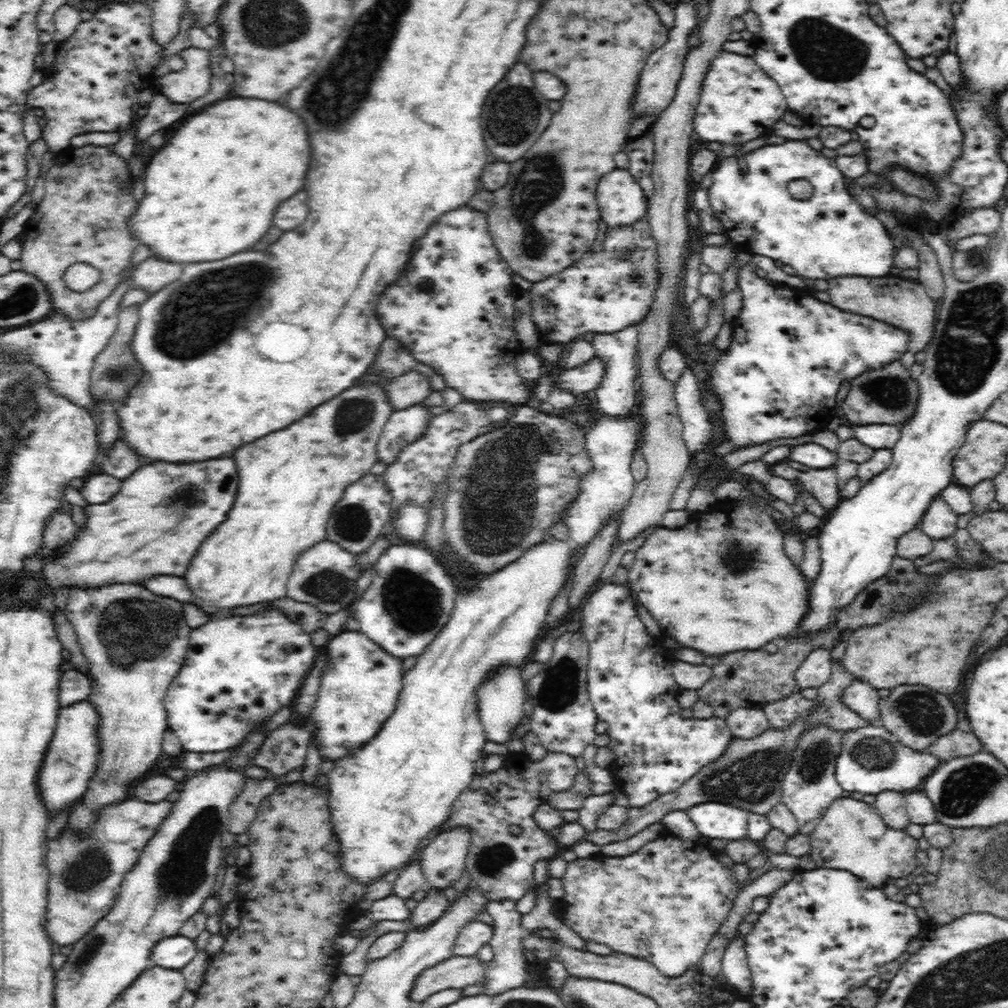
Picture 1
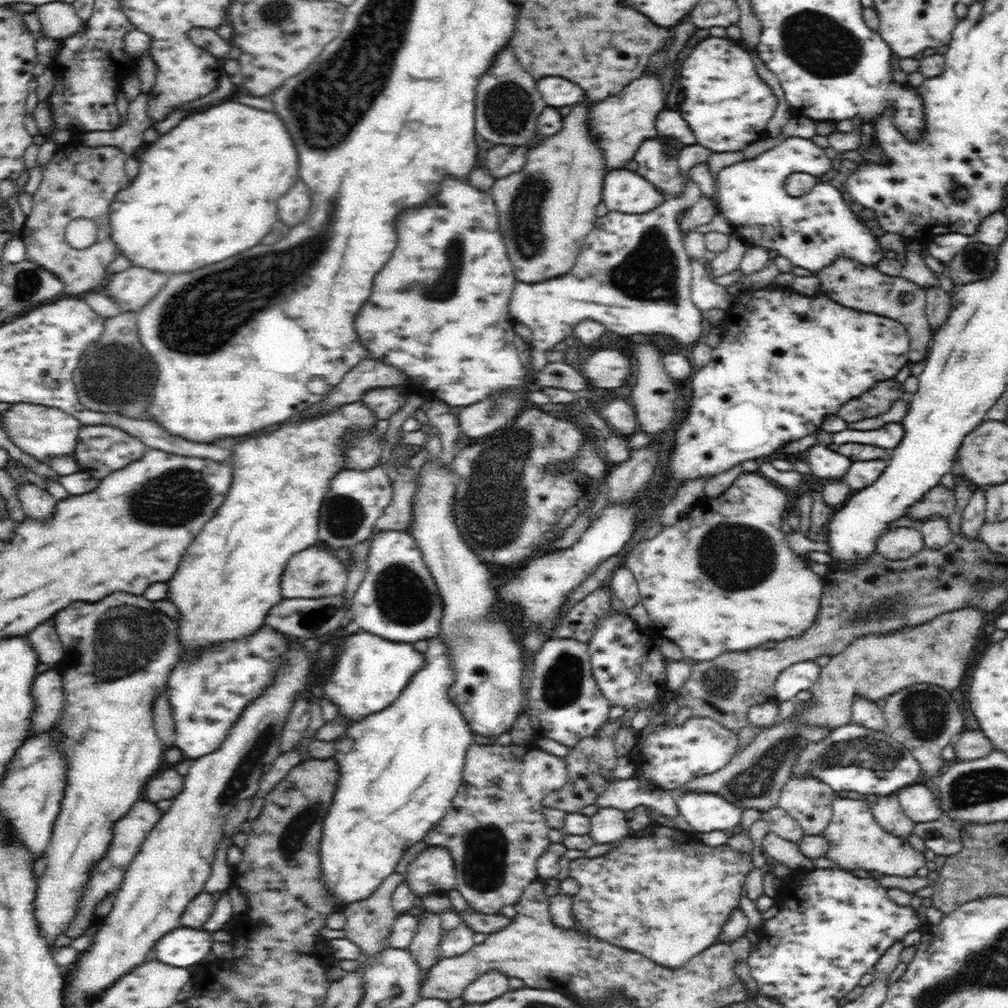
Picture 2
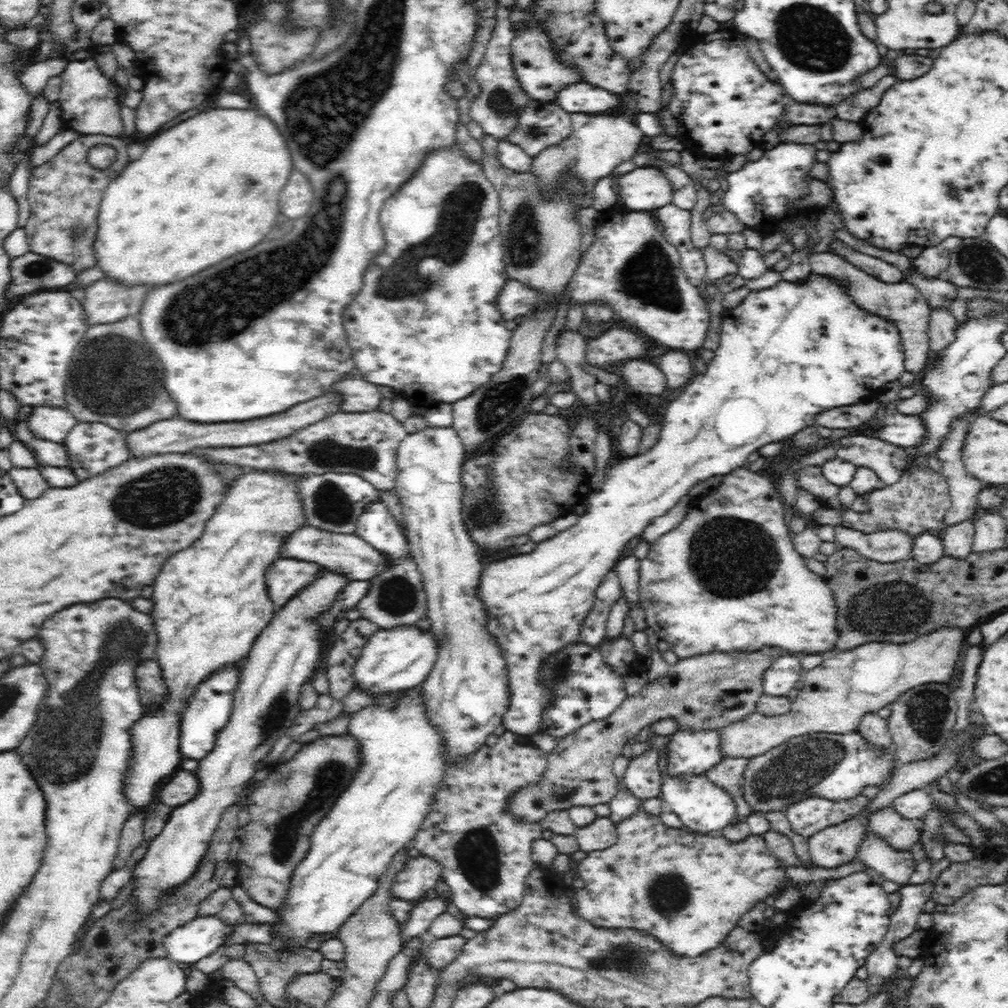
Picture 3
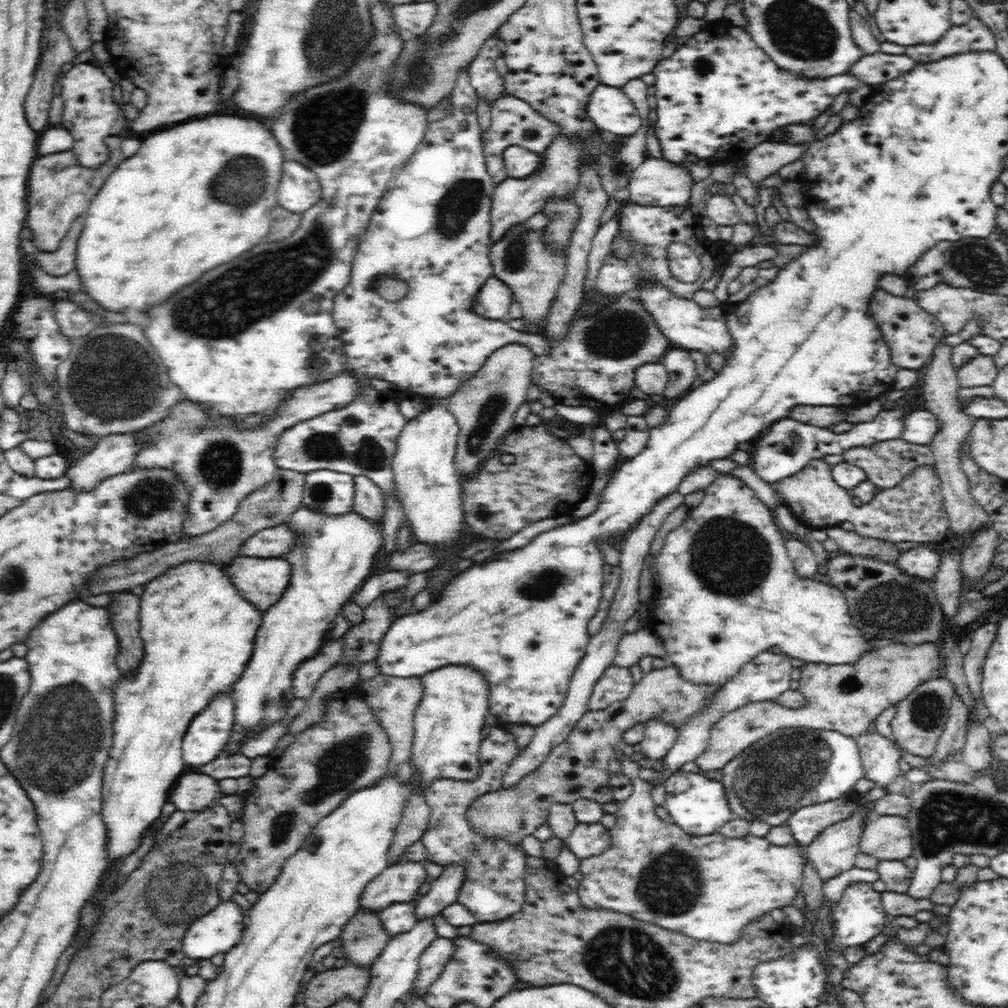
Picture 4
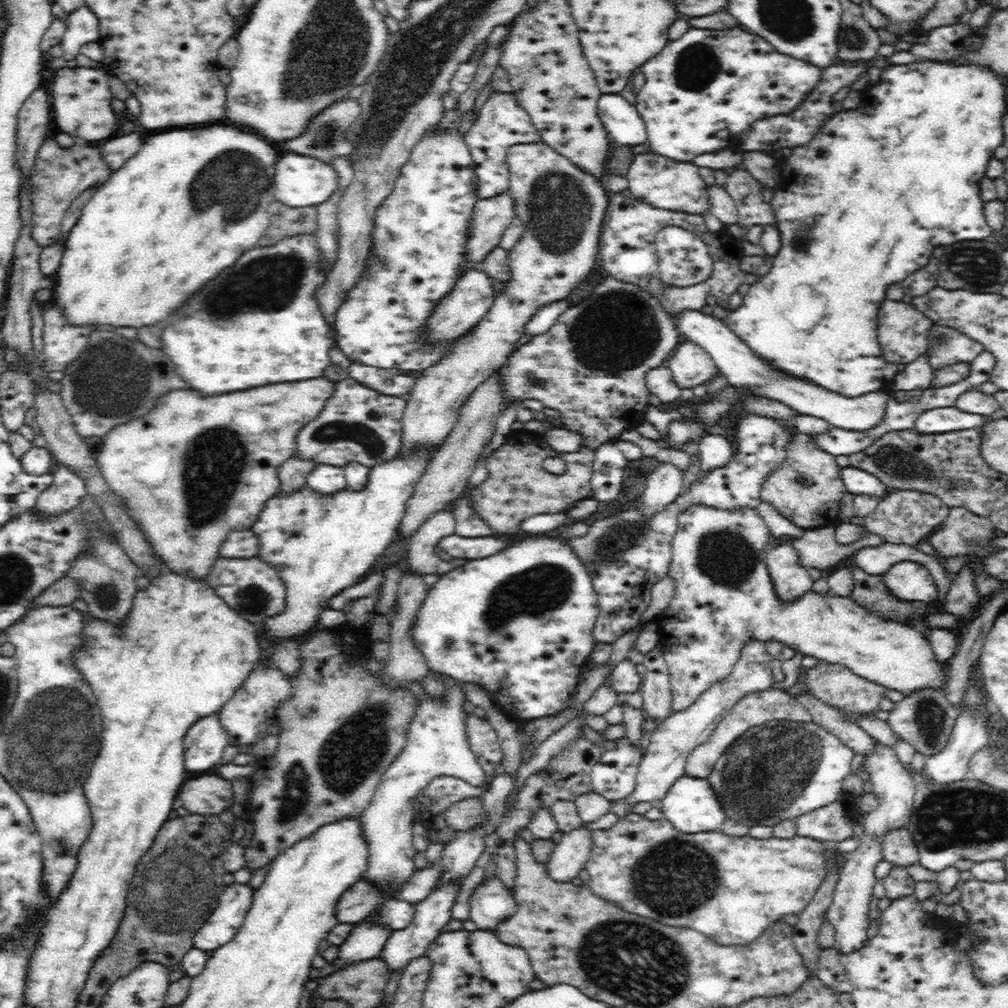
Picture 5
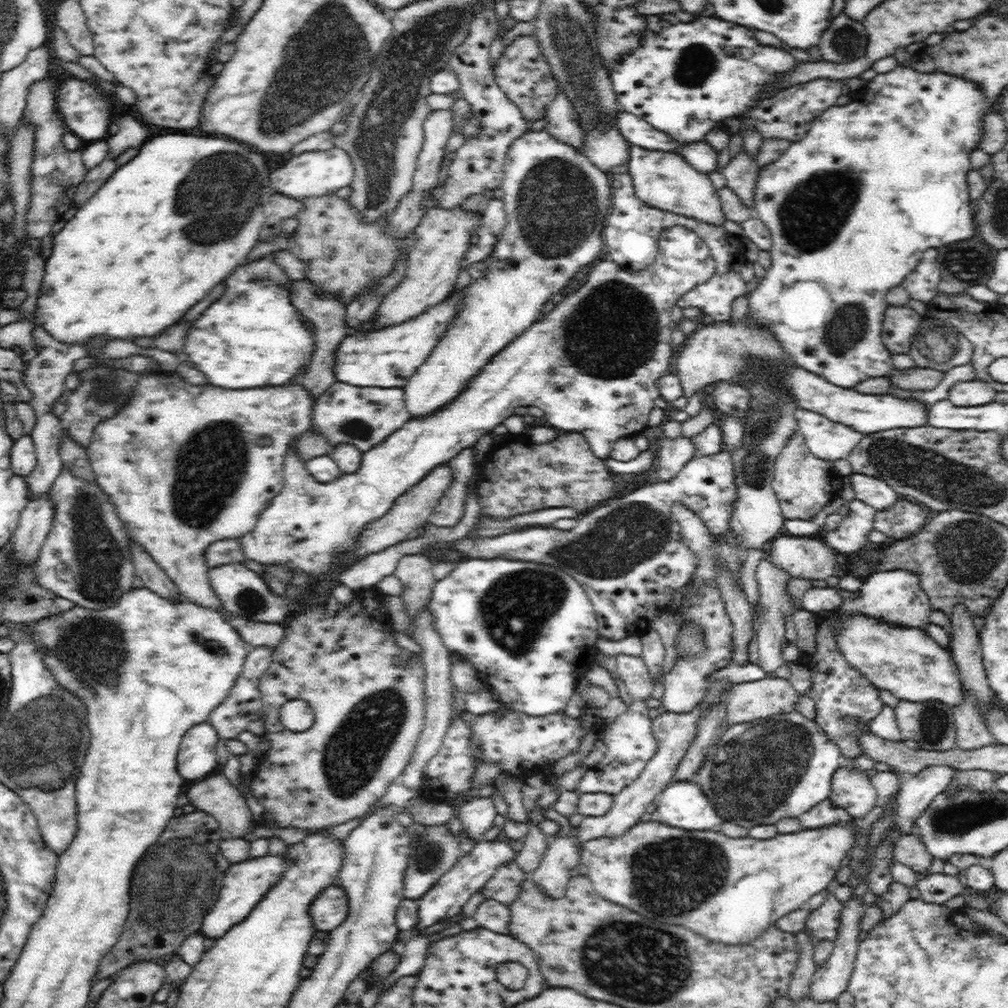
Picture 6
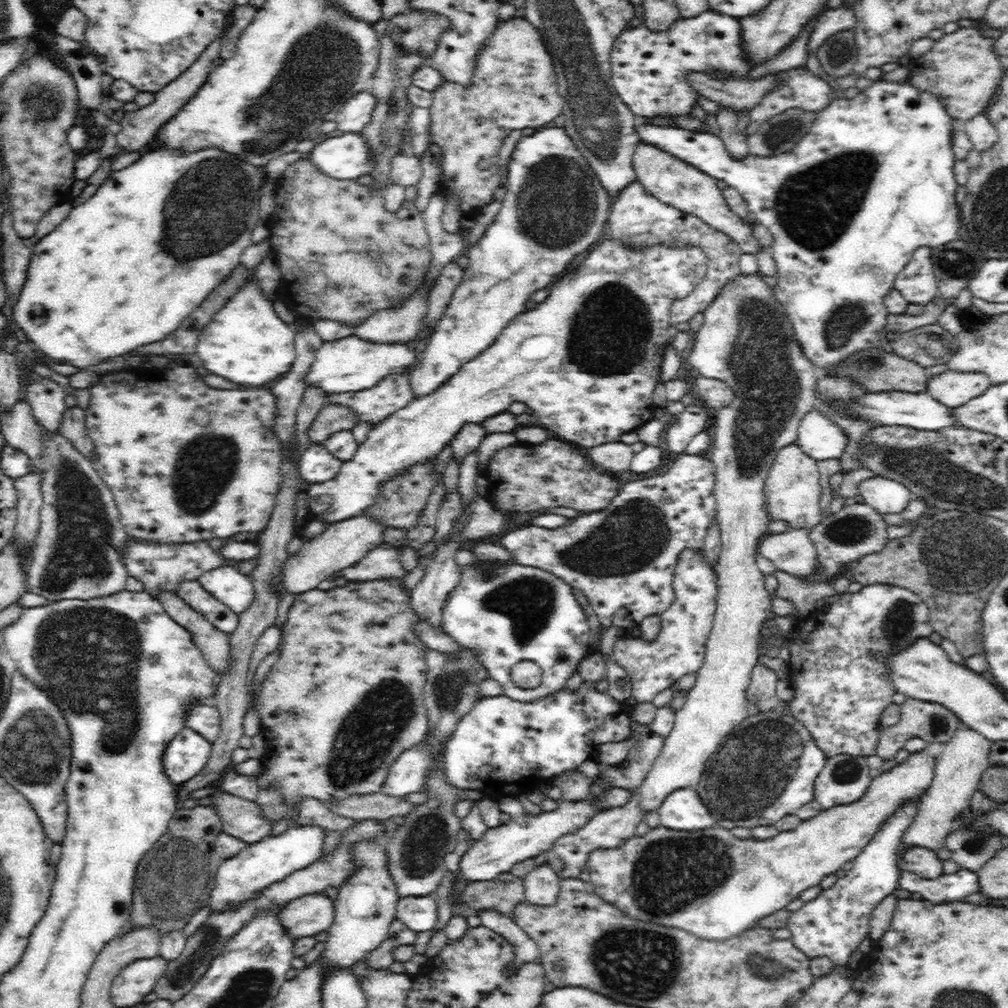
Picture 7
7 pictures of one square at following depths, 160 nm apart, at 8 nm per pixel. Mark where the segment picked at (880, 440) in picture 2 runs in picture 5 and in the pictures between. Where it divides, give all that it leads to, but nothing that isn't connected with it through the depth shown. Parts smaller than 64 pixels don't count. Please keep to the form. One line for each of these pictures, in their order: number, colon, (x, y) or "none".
3: (903, 430)
4: (920, 426)
5: (949, 418)

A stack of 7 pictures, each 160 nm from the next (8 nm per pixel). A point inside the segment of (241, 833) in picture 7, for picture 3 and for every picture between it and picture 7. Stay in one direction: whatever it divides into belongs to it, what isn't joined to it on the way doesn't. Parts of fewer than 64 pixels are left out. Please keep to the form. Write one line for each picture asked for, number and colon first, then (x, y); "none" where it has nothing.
3: (182, 786)
4: (193, 792)
5: (209, 793)
6: (216, 795)

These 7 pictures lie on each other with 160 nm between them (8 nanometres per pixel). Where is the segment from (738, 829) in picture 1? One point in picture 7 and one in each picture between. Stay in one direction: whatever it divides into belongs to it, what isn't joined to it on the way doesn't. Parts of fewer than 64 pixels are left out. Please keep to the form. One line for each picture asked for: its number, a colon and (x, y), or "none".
2: (704, 811)
3: (704, 807)
4: (699, 805)
5: (690, 805)
6: (683, 804)
7: (684, 810)

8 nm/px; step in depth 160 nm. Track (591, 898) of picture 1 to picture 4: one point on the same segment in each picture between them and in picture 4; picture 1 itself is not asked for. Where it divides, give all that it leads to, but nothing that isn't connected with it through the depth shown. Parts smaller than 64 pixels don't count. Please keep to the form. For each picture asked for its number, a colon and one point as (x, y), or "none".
2: (655, 893)
3: (689, 890)
4: (709, 887)

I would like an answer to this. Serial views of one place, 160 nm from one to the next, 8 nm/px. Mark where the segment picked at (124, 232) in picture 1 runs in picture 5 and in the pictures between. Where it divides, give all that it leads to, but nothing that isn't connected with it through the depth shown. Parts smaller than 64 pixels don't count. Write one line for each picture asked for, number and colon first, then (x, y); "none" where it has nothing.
2: (81, 182)
3: (64, 194)
4: (59, 190)
5: (61, 174)

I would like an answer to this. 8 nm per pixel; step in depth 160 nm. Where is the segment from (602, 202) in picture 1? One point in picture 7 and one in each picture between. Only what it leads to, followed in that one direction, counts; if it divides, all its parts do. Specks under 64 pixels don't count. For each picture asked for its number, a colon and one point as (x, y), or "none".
2: (624, 191)
3: (644, 189)
4: (656, 182)
5: (661, 182)
6: (663, 180)
7: (674, 182)

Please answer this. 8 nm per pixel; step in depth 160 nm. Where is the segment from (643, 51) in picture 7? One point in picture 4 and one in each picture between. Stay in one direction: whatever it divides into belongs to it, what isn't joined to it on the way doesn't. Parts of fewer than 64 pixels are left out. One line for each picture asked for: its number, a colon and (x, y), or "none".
4: (718, 93)
5: (700, 93)
6: (691, 78)

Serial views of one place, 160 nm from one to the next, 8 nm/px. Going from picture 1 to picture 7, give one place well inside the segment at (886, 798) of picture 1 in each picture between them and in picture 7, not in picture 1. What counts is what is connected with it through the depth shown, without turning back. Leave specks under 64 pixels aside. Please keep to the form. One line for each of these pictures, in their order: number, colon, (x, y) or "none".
2: (888, 812)
3: (901, 833)
4: (889, 837)
5: (899, 848)
6: (909, 850)
7: (922, 861)

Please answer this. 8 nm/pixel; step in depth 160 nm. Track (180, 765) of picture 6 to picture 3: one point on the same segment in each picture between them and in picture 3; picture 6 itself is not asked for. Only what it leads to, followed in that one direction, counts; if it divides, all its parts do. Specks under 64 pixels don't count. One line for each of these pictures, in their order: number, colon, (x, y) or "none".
3: (208, 711)
4: (207, 736)
5: (205, 741)

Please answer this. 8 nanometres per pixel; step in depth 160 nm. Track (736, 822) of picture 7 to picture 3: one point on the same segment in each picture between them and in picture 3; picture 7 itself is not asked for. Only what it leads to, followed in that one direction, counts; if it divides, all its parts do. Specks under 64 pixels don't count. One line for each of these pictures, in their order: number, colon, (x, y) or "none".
3: (835, 766)
4: (797, 767)
5: (780, 770)
6: (786, 759)

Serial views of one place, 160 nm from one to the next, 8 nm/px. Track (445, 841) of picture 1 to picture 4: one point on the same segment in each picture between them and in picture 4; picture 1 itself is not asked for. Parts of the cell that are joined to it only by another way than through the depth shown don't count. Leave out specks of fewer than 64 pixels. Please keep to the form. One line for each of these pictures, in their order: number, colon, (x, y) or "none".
2: (432, 871)
3: (416, 881)
4: (400, 882)

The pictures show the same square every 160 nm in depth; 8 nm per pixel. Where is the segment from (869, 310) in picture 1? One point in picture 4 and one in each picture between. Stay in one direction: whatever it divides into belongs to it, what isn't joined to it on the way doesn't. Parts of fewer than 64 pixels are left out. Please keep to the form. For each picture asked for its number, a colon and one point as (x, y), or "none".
2: (854, 285)
3: (903, 304)
4: (911, 333)

